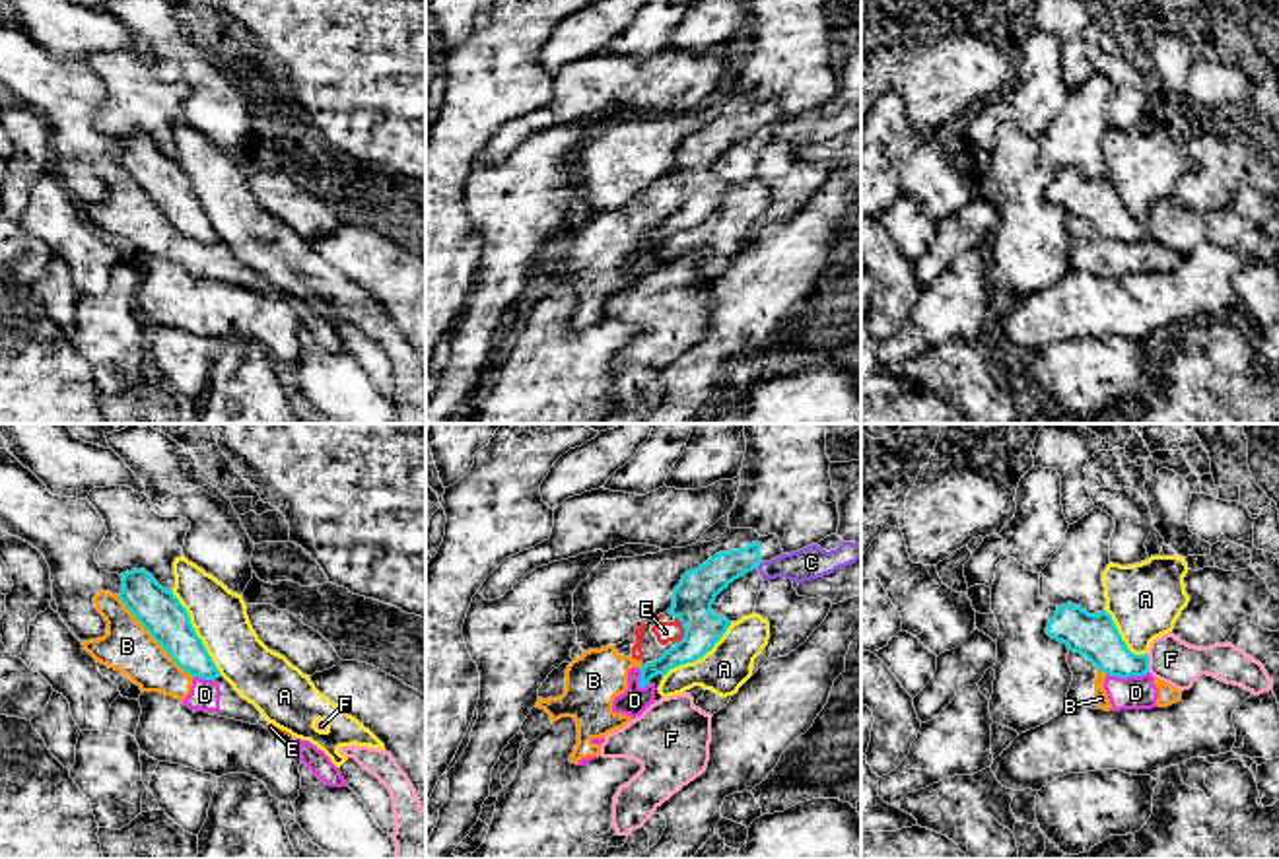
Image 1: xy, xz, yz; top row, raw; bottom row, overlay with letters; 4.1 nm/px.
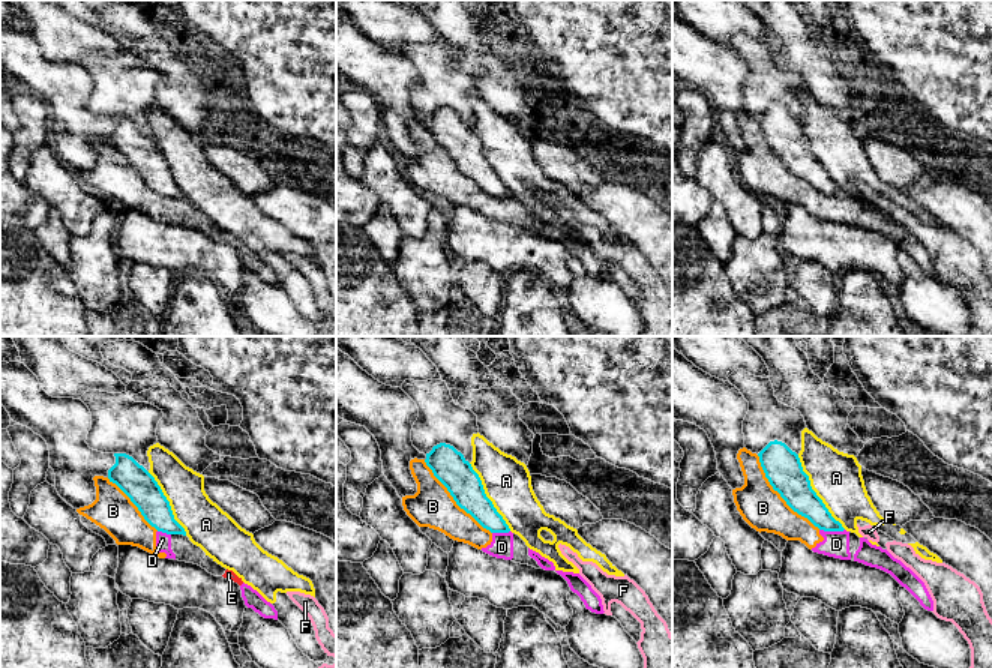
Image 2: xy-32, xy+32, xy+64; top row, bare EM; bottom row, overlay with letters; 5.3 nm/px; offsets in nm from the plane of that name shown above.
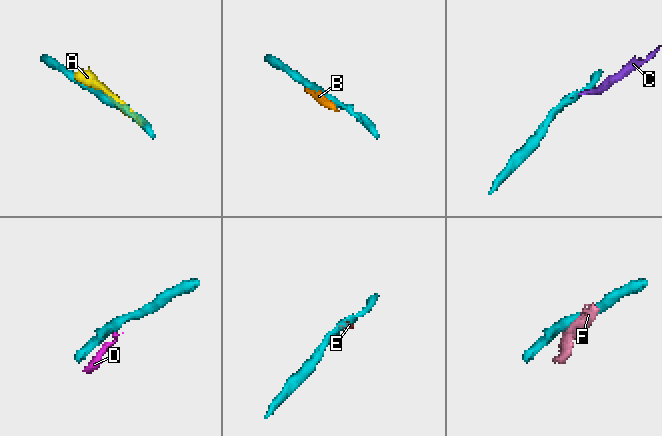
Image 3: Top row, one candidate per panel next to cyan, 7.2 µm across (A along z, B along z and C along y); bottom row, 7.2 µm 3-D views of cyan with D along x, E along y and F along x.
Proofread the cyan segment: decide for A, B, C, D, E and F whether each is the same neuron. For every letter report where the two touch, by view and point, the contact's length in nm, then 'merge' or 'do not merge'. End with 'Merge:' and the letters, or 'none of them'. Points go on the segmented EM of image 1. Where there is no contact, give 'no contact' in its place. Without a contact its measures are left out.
A: contact xy (195, 634); length 400 nm; do not merge
B: contact xy (152, 636); length 460 nm; do not merge
C: contact xz (759, 564); length 40 nm; do not merge
D: contact yz (1126, 677); length 180 nm; do not merge
E: contact xz (685, 630); length 120 nm; do not merge
F: contact yz (1147, 663); length 80 nm; do not merge
Merge: none of them

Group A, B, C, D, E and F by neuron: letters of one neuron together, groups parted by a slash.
A / B D E / C / F

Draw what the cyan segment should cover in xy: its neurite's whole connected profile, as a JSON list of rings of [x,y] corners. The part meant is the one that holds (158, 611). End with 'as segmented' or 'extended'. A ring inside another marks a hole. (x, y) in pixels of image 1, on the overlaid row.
[[[146,569],[121,573],[122,591],[119,599],[189,674],[214,680],[220,678],[212,657],[196,636],[187,608],[173,591],[163,589]]]; as segmented

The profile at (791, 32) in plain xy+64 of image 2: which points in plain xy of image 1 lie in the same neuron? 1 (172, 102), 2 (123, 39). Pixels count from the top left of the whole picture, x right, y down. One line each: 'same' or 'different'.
1: different
2: different

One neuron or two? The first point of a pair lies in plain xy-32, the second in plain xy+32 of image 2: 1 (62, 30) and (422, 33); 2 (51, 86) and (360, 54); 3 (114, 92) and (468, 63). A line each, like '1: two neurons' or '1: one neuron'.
1: one neuron
2: one neuron
3: two neurons

